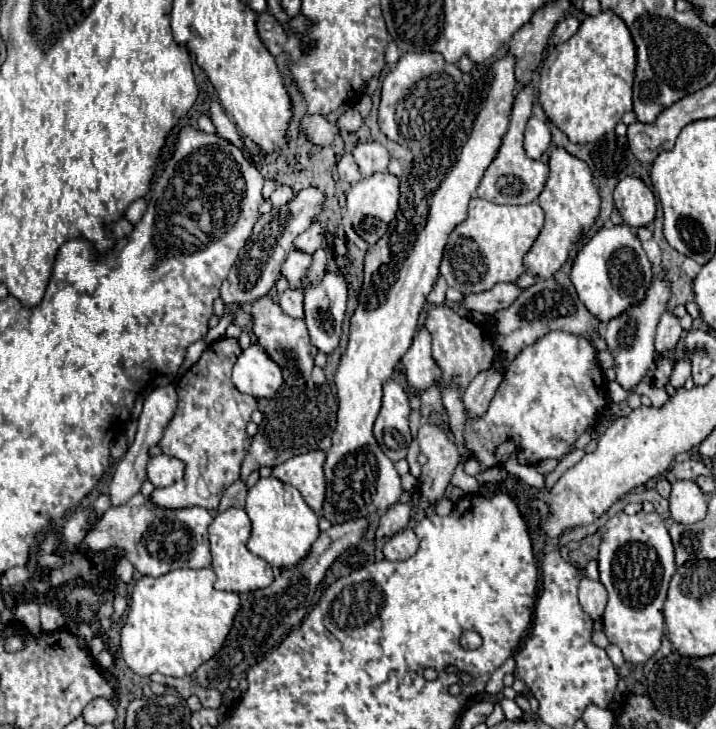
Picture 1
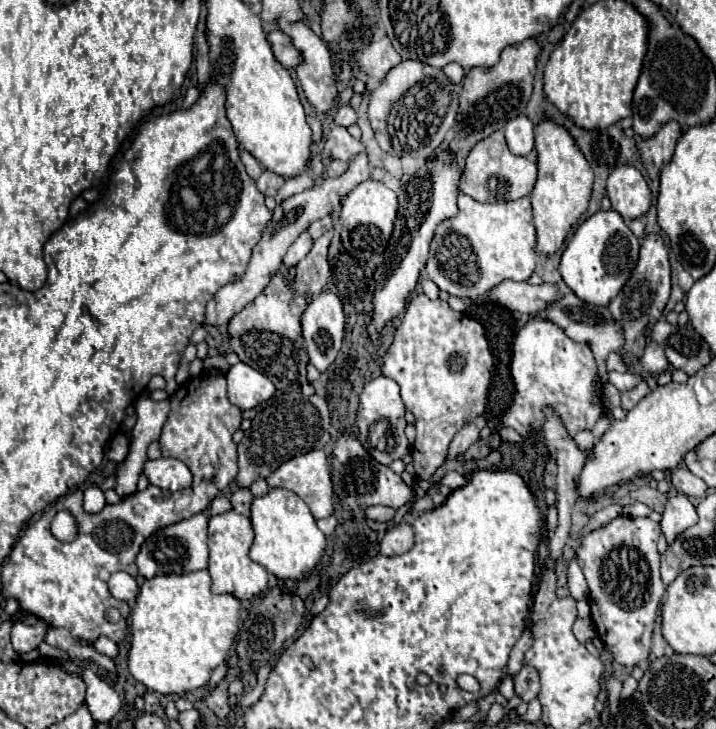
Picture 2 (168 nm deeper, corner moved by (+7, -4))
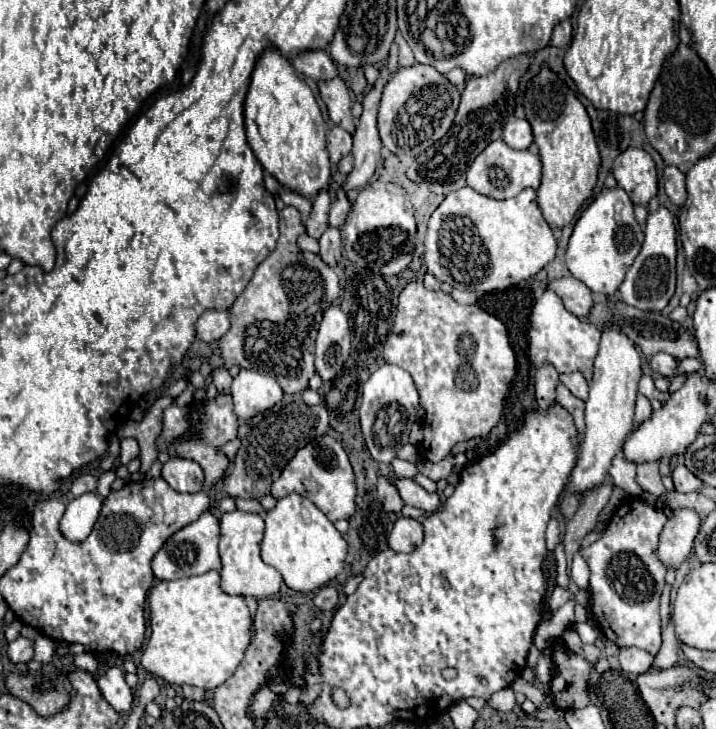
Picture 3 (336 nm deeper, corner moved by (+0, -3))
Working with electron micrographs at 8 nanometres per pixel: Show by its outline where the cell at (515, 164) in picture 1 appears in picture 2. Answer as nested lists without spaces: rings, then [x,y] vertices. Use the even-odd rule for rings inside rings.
[[[494,132],[494,136],[488,136],[486,140],[482,140],[482,144],[476,144],[470,150],[458,186],[460,192],[472,196],[478,202],[506,202],[528,196],[534,188],[534,182],[536,182],[536,164],[530,162],[528,158],[512,154],[506,146],[504,134]]]

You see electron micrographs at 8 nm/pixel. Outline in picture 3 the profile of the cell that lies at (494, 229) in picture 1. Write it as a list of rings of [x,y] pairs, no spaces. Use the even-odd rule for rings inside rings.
[[[463,187],[449,193],[429,219],[425,265],[439,281],[481,297],[531,279],[553,261],[555,251],[553,231],[541,215],[533,189],[497,203],[471,187]]]

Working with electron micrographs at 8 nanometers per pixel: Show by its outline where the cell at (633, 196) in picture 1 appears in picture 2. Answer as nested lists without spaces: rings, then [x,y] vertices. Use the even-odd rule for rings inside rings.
[[[622,164],[622,168],[614,168],[610,172],[606,192],[612,208],[618,210],[626,220],[640,218],[652,204],[652,194],[642,172],[630,164]]]

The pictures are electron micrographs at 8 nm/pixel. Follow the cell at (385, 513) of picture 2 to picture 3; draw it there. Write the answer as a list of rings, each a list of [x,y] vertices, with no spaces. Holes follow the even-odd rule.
[[[385,475],[379,477],[377,493],[379,493],[379,503],[383,505],[383,509],[385,509],[387,513],[401,513],[401,509],[403,509],[405,503],[403,503],[403,499],[399,497],[397,489],[393,487],[393,483],[391,483]]]

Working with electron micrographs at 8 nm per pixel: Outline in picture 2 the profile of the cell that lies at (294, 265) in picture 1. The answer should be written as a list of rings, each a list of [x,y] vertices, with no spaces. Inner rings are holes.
[[[304,230],[298,238],[296,238],[296,242],[290,246],[290,250],[288,250],[288,254],[284,256],[284,264],[286,266],[292,266],[292,264],[298,264],[308,252],[310,252],[310,248],[312,248],[312,240],[310,240],[310,234],[308,234],[308,230]]]

